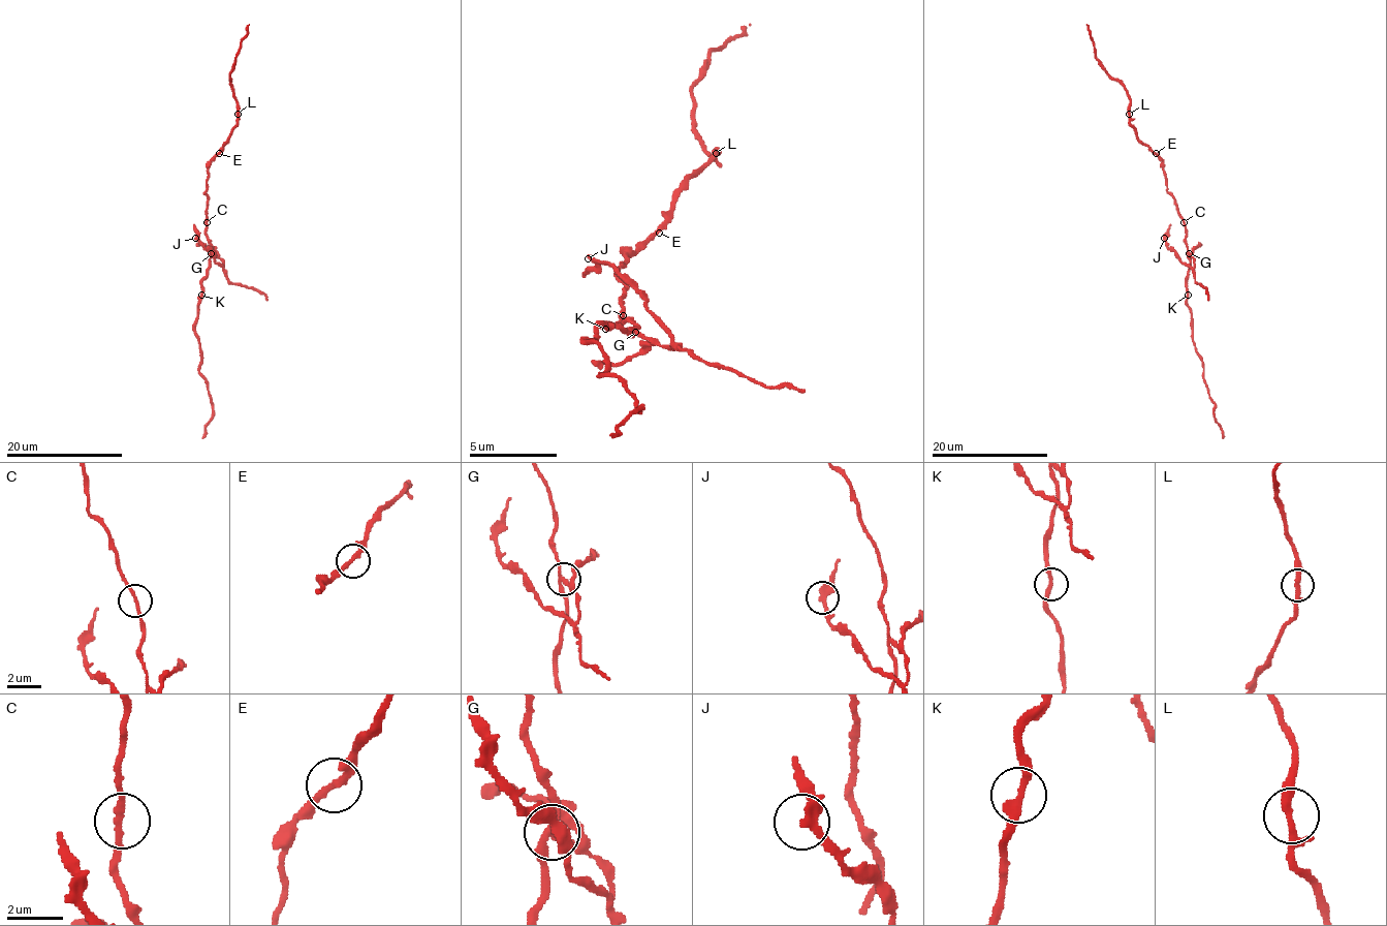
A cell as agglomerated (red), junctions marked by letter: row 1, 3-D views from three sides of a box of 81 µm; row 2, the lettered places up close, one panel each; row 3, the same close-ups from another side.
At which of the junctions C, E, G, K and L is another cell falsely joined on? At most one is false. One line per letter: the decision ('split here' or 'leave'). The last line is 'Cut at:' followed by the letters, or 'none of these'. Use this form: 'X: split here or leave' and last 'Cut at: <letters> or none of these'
C: leave
E: leave
G: split here
K: leave
L: leave
Cut at: G

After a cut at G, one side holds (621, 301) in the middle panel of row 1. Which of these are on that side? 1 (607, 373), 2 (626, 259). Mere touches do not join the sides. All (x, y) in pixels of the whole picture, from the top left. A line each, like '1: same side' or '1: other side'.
1: same side
2: same side

